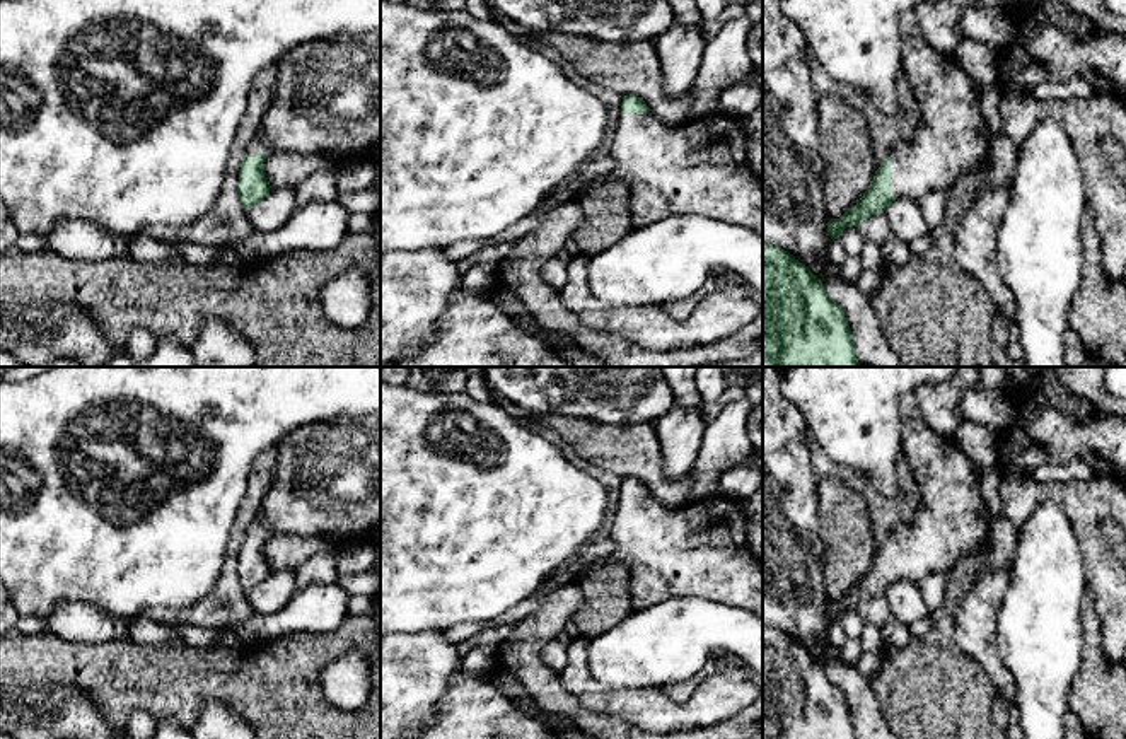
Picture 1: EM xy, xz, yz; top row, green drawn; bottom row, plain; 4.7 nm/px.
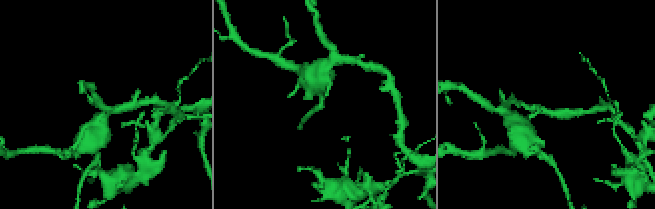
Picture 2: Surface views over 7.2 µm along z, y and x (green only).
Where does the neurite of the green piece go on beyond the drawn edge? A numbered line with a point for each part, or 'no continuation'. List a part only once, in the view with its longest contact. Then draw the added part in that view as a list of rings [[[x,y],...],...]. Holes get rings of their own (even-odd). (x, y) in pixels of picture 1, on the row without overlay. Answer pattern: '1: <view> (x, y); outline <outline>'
1: yz (954, 521); outline [[[914,391],[903,398],[901,440],[923,507],[908,522],[901,521],[891,527],[891,572],[896,582],[918,582],[933,572],[950,572],[962,556],[983,550],[993,517],[981,493],[981,476],[971,459],[952,439],[938,435],[925,423]]]

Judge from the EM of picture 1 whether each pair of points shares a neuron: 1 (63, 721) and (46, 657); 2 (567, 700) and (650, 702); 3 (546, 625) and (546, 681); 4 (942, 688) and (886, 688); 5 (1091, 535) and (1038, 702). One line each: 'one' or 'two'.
1: two
2: two
3: one
4: one
5: two

